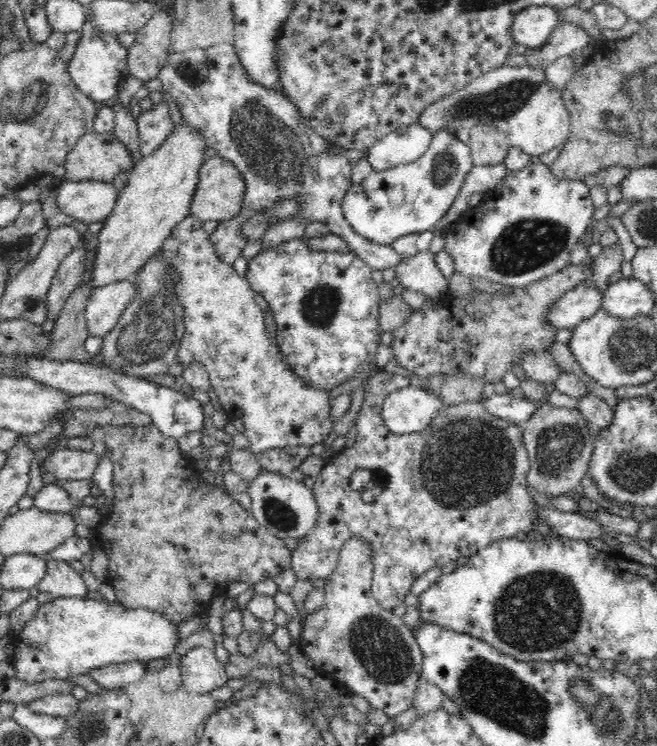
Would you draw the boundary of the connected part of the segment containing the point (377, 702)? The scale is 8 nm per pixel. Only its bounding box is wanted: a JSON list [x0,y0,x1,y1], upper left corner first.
[299,538,424,719]

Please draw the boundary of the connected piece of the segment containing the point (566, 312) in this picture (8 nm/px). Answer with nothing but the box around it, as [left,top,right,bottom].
[549,278,604,329]

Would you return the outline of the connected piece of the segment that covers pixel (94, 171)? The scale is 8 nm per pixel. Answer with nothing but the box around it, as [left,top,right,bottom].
[64,132,135,183]

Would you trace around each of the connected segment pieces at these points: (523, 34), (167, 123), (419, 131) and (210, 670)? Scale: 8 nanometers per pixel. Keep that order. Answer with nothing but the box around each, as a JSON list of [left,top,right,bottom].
[[510,6,559,48],[137,102,174,156],[366,124,433,171],[181,647,226,694]]

